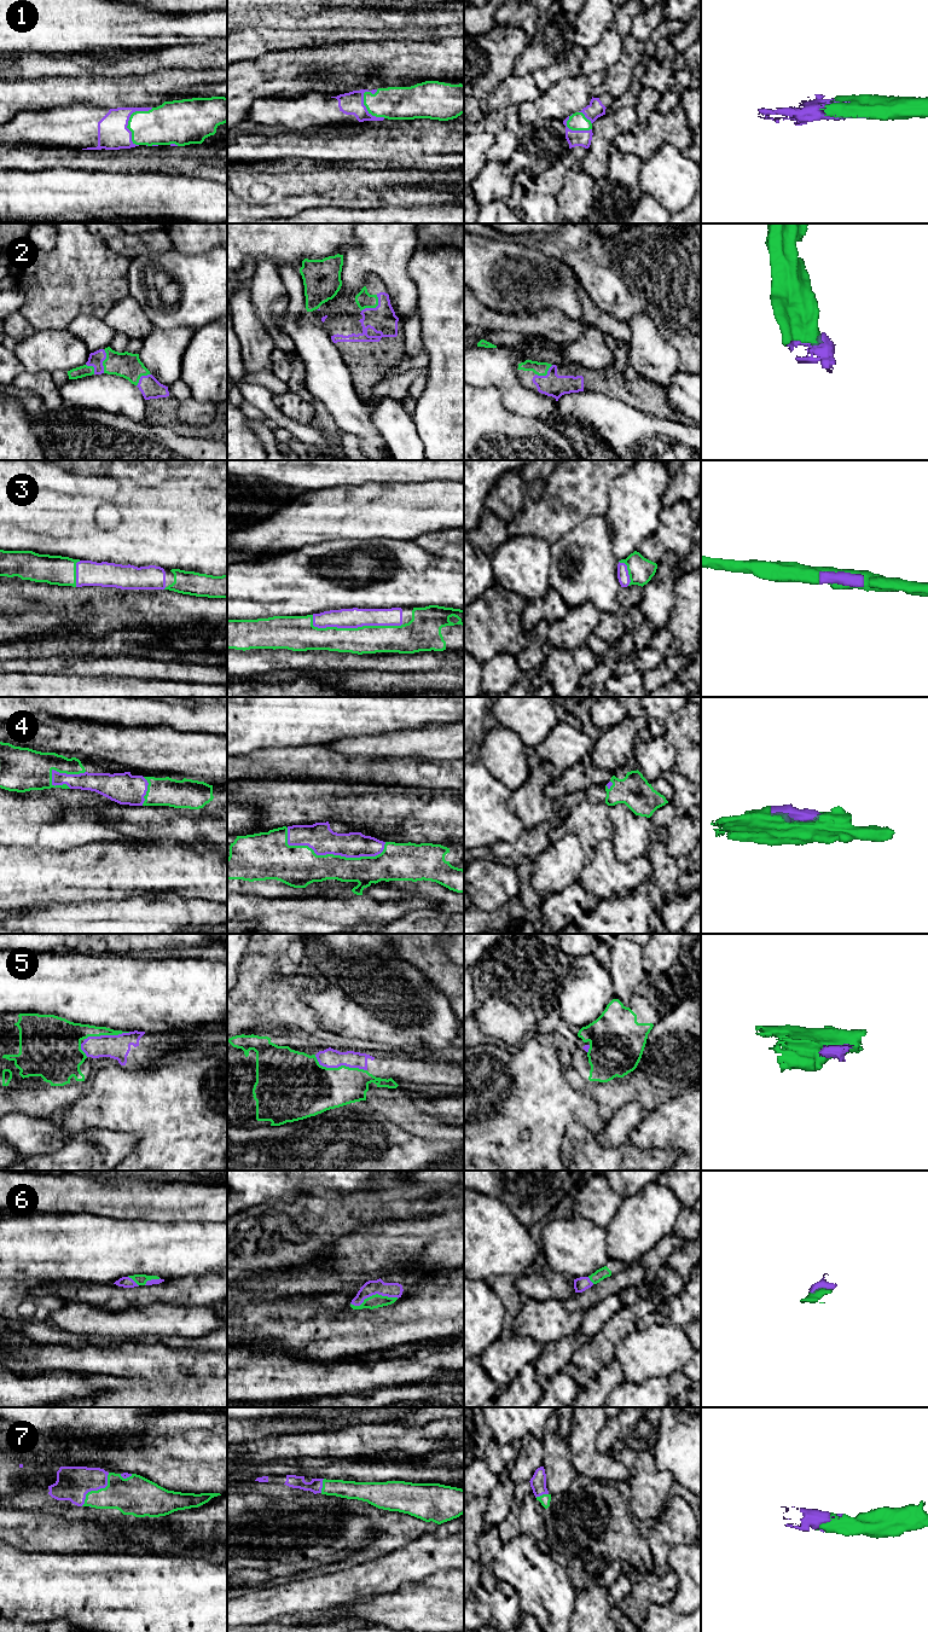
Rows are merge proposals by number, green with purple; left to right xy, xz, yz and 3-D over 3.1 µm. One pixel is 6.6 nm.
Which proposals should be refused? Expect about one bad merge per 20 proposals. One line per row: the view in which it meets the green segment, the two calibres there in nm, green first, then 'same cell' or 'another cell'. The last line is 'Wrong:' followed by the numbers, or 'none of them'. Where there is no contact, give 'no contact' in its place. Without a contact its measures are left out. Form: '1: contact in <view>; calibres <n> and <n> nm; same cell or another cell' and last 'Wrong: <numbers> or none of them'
1: contact in xy; calibres 260 and 200 nm; same cell
2: contact in xz; calibres 110 and 190 nm; same cell
3: contact in xz; calibres 190 and 130 nm; same cell
4: contact in xz; calibres 280 and 180 nm; same cell
5: contact in xz; calibres 360 and 130 nm; same cell
6: contact in xz; calibres 90 and 100 nm; same cell
7: contact in xy; calibres 260 and 220 nm; same cell
Wrong: none of them

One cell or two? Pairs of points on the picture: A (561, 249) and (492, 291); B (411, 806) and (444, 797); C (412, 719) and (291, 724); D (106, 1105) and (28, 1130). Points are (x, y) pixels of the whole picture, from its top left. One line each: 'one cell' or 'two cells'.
A: two cells
B: one cell
C: one cell
D: two cells

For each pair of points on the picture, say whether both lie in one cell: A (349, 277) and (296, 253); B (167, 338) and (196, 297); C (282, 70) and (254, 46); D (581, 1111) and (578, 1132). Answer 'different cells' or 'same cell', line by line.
A: different cells
B: different cells
C: different cells
D: different cells

